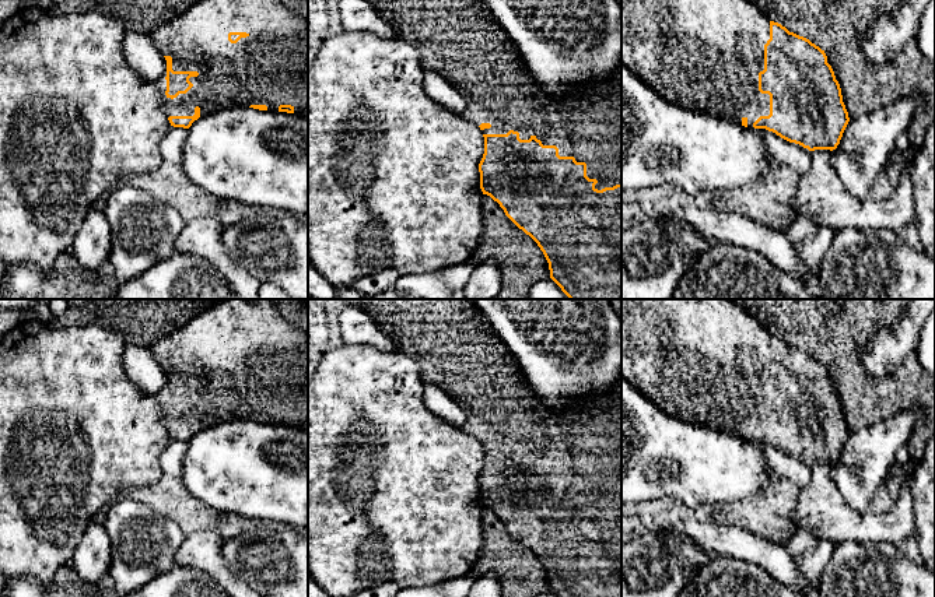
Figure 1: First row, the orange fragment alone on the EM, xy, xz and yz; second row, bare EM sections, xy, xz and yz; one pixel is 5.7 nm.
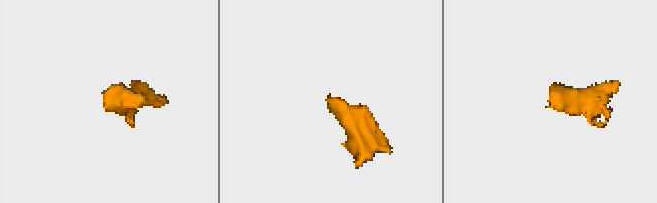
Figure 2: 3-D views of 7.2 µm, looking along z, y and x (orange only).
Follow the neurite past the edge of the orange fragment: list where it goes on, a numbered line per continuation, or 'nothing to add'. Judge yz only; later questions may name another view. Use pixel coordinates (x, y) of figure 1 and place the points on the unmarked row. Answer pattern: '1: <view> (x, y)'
1: yz (701, 361)

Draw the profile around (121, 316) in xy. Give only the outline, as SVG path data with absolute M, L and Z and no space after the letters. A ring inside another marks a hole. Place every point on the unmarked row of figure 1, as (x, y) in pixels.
M66 299L67 309L52 317L50 326L94 324L120 334L127 344L139 345L139 303L132 299Z

